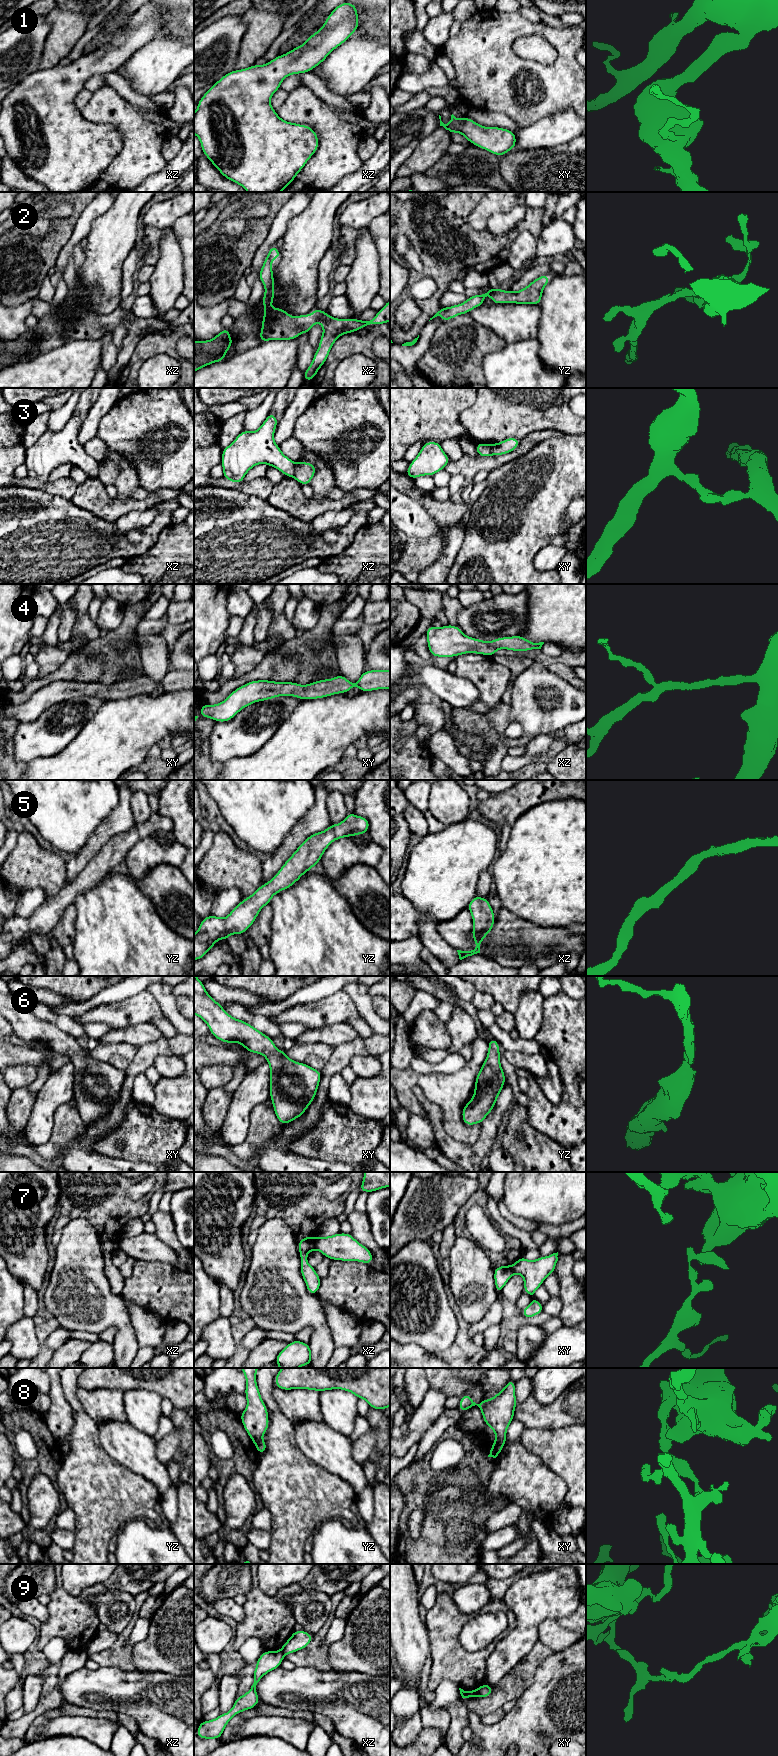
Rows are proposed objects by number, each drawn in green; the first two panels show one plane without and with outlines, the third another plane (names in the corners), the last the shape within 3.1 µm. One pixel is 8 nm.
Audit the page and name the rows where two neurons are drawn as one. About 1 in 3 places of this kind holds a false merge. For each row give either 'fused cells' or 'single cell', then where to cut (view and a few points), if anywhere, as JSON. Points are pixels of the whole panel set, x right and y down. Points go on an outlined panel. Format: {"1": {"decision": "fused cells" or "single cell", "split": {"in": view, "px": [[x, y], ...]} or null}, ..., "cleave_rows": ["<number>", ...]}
{"1": {"decision": "single cell", "split": null}, "2": {"decision": "single cell", "split": null}, "3": {"decision": "fused cells", "split": {"in": "xz", "px": [[296, 463], [293, 469], [293, 476]]}}, "4": {"decision": "single cell", "split": null}, "5": {"decision": "single cell", "split": null}, "6": {"decision": "single cell", "split": null}, "7": {"decision": "fused cells", "split": {"in": "xz", "px": [[317, 1238], [314, 1248]]}}, "8": {"decision": "fused cells", "split": {"in": "xy", "px": [[495, 1440], [502, 1445]]}}, "9": {"decision": "fused cells", "split": {"in": "xy", "px": [[478, 1688], [474, 1696]]}}, "cleave_rows": ["3", "7", "8", "9"]}

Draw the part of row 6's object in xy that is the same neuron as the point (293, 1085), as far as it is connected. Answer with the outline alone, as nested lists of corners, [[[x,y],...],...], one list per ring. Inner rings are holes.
[[[194,976],[194,1014],[199,1016],[209,1027],[211,1034],[223,1043],[240,1043],[247,1051],[266,1057],[270,1067],[270,1099],[275,1115],[281,1125],[301,1117],[309,1105],[314,1101],[321,1071],[305,1063],[291,1060],[286,1051],[275,1047],[274,1041],[243,1020],[229,1015],[220,1003],[215,1001],[206,991],[203,982]]]

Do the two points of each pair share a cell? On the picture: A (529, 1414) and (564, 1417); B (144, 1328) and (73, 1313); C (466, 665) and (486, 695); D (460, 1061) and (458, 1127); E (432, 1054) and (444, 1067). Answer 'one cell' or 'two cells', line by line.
A: one cell
B: two cells
C: one cell
D: two cells
E: two cells

